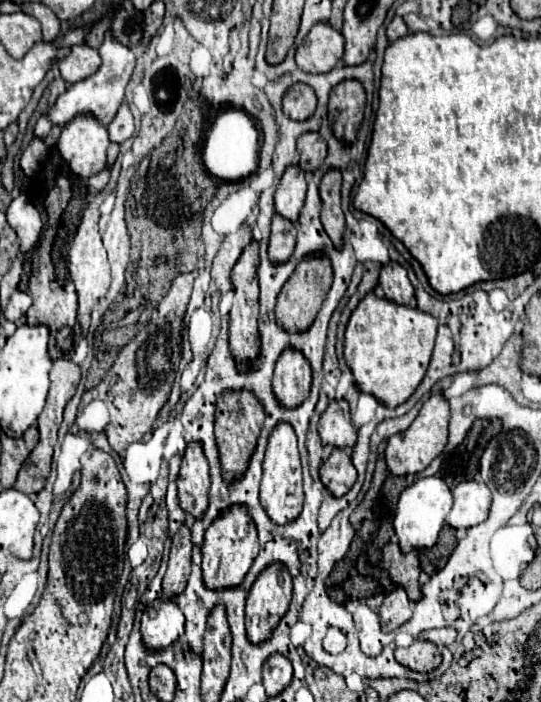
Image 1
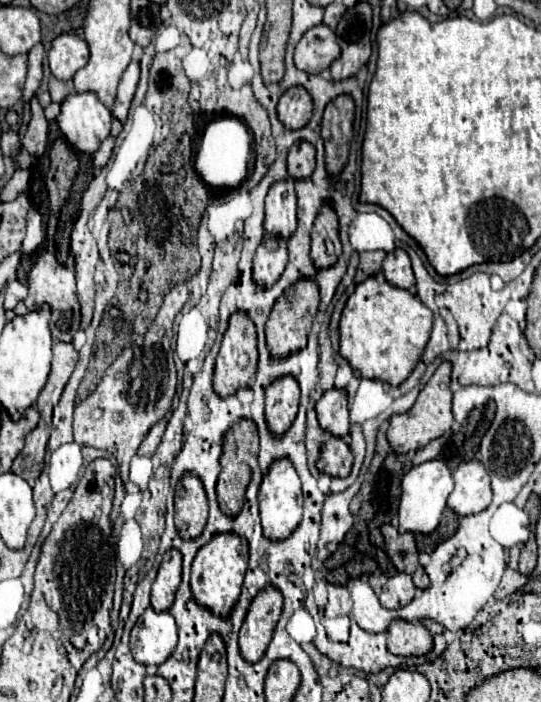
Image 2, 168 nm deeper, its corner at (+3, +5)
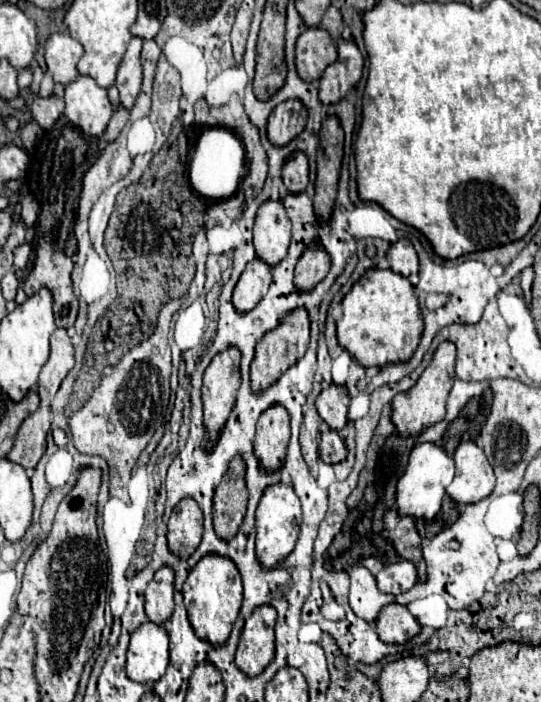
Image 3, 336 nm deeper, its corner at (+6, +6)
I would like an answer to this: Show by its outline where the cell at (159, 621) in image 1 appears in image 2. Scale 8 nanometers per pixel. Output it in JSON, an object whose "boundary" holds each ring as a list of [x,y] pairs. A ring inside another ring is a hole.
{"boundary":[[[147,608],[131,630],[131,654],[143,666],[159,666],[177,644],[177,624],[169,612]]]}

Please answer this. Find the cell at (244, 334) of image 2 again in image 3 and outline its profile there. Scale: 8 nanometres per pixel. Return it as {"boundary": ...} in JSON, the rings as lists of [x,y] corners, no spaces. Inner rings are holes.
{"boundary":[[[228,347],[218,353],[204,373],[202,401],[204,401],[204,425],[208,435],[208,447],[216,441],[220,427],[224,427],[240,389],[240,357],[236,347]]]}

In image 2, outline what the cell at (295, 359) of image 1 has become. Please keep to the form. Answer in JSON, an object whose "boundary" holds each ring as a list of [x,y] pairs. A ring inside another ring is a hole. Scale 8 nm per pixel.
{"boundary":[[[291,376],[279,378],[267,388],[265,416],[267,416],[267,426],[271,428],[273,436],[283,436],[287,428],[291,428],[297,416],[299,396],[301,396],[299,384]]]}

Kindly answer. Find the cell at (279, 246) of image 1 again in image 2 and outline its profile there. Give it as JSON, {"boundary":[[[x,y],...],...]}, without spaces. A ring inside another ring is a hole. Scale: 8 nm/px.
{"boundary":[[[265,236],[253,258],[253,282],[259,288],[271,288],[287,264],[287,240]]]}

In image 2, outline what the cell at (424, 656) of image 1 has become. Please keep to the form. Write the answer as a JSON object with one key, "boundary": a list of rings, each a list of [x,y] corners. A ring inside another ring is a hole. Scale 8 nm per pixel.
{"boundary":[[[393,620],[387,628],[387,648],[397,656],[423,656],[433,648],[433,636],[421,622]]]}

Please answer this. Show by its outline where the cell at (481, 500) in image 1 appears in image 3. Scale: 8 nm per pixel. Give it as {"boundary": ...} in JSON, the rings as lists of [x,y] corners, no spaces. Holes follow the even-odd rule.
{"boundary":[[[464,441],[454,453],[456,475],[454,481],[446,487],[446,493],[460,505],[470,505],[486,499],[494,485],[496,477],[492,467],[474,441]]]}

